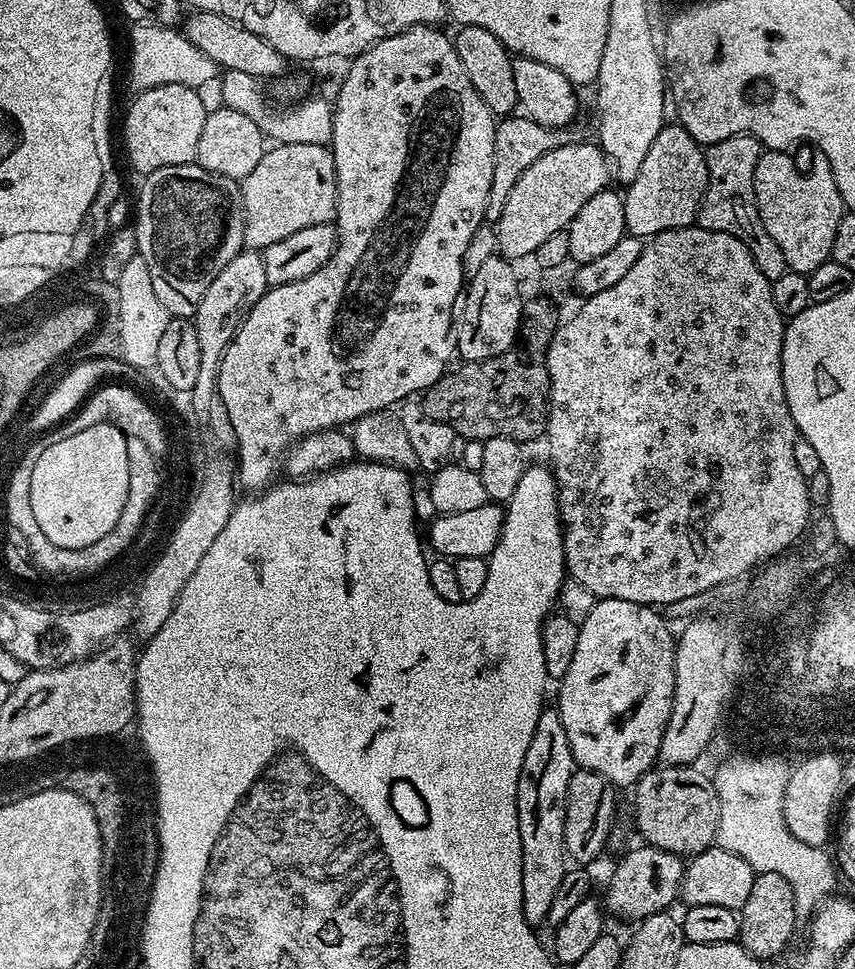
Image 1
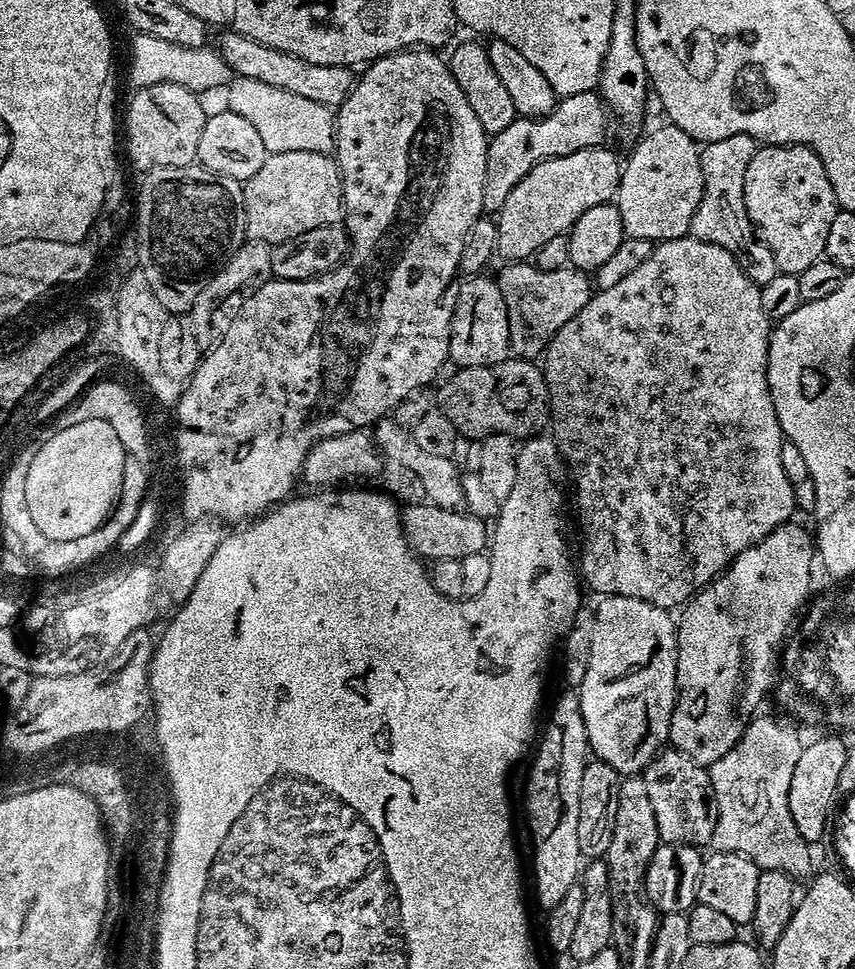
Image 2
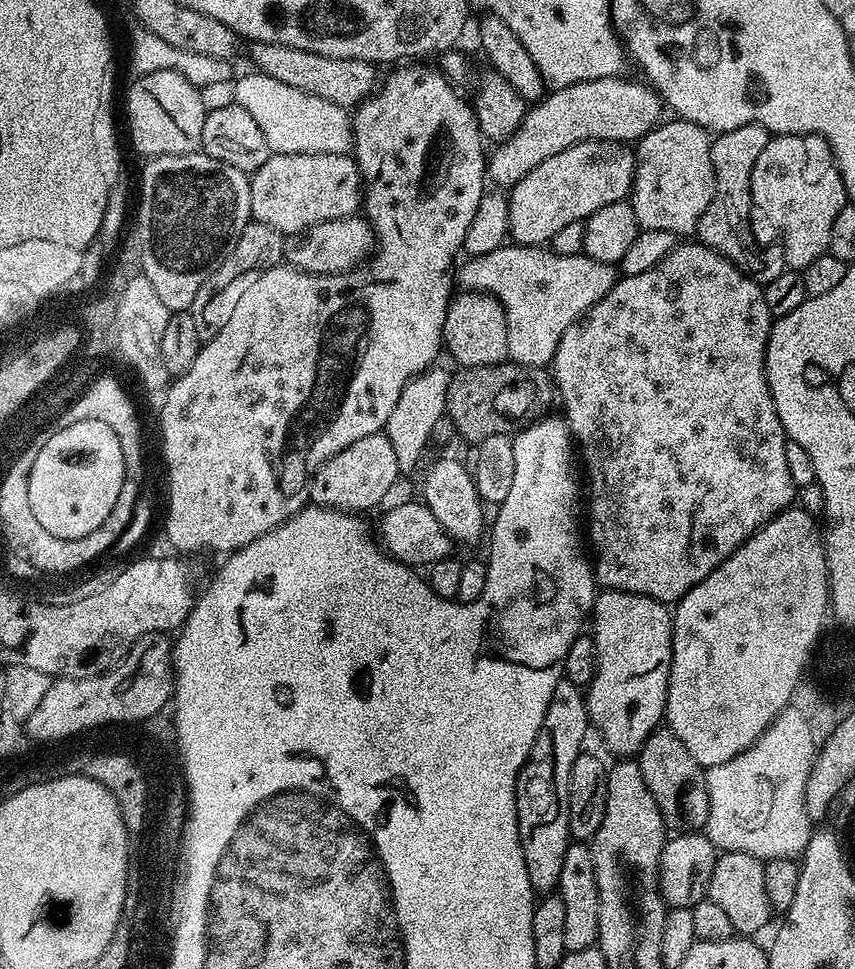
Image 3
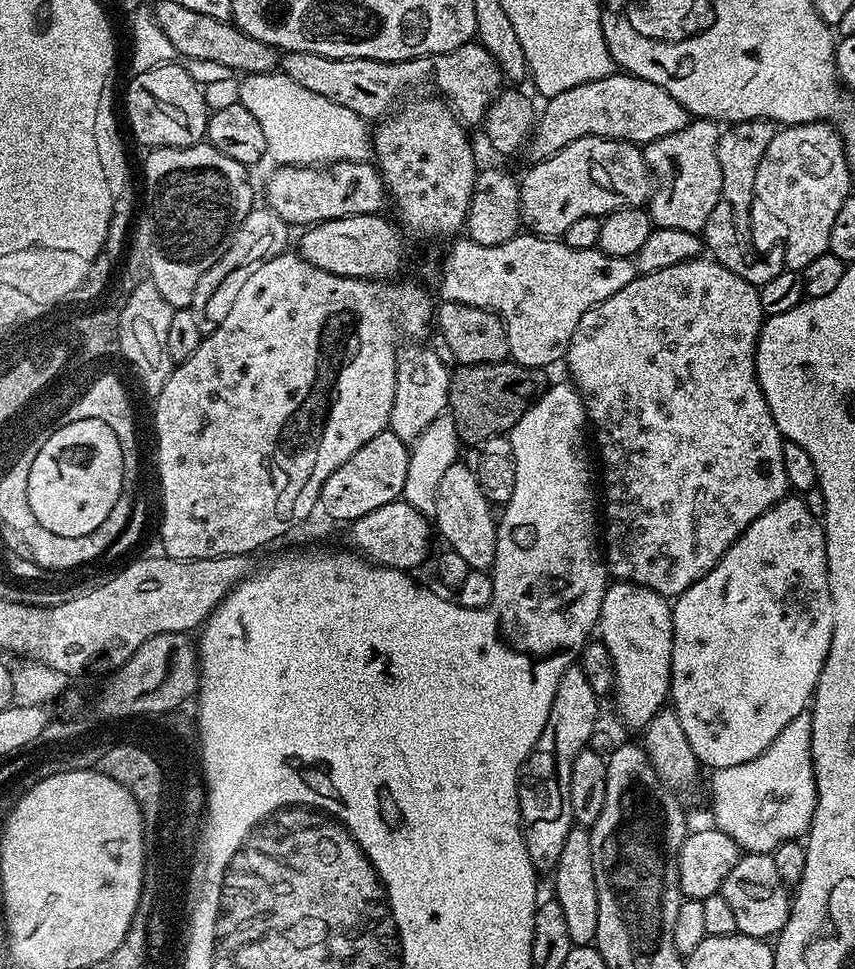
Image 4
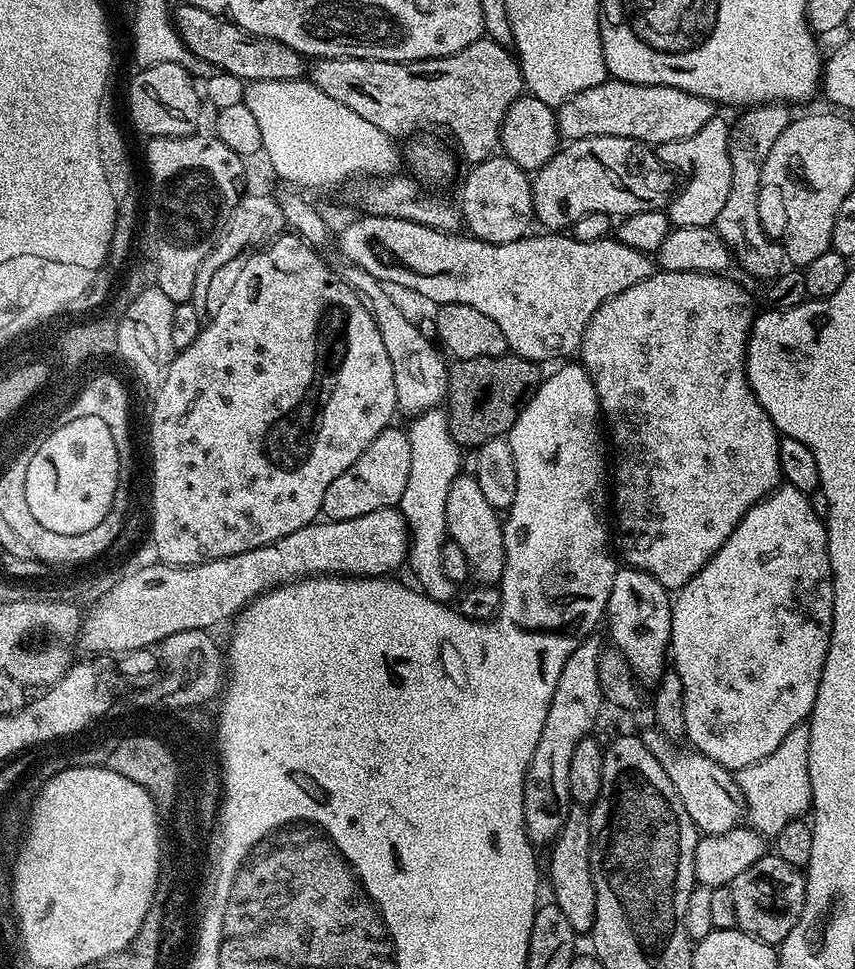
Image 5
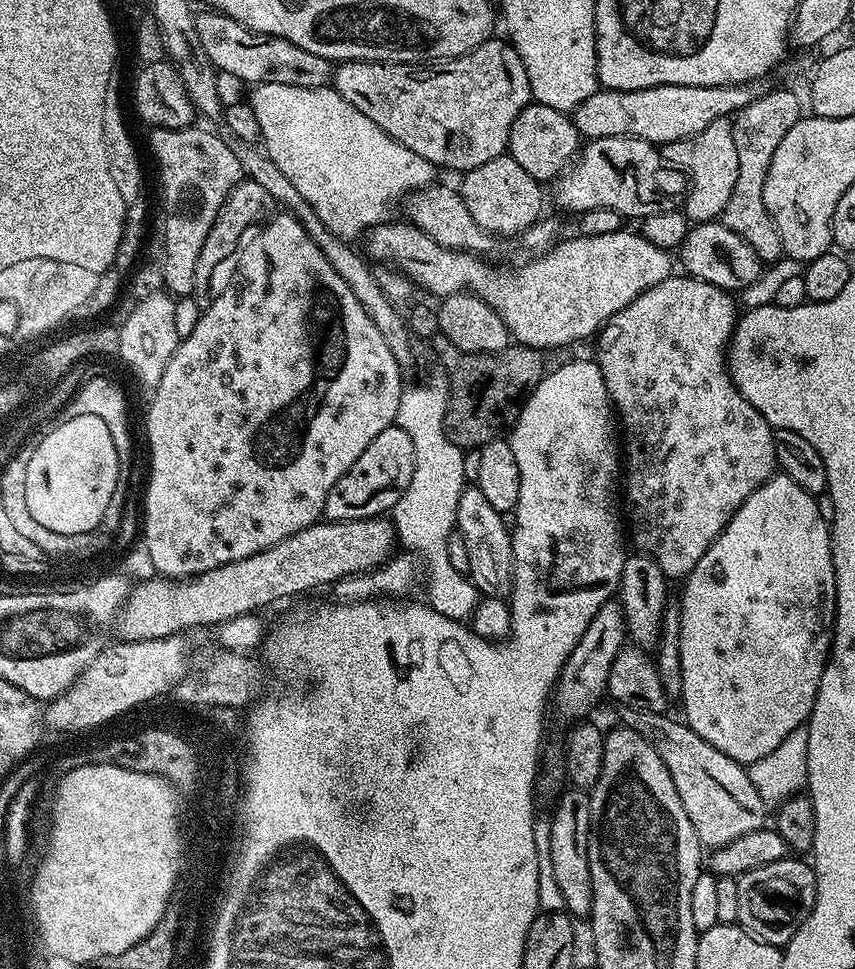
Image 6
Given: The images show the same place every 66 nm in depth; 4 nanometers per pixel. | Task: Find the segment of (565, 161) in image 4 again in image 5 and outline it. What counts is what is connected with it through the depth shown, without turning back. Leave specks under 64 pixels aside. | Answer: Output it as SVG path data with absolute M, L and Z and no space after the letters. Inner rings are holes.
M591 136L590 138L582 138L581 140L573 140L565 143L557 152L552 155L550 162L546 162L546 166L542 166L531 177L532 197L534 198L534 216L537 221L540 220L545 224L548 230L568 230L574 222L578 222L578 218L582 218L586 214L606 214L613 218L623 218L633 216L639 212L659 212L667 209L670 203L670 197L674 192L674 184L672 188L673 173L665 168L664 163L660 160L659 155L649 145L642 144L638 140L630 138L618 138L617 136Z

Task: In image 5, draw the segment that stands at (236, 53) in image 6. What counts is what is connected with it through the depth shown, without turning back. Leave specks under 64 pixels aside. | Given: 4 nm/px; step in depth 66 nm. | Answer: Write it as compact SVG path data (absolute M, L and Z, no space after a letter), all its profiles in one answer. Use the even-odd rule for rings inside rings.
M180 2L177 8L175 5L174 25L182 42L195 56L202 58L207 64L213 64L217 70L234 74L246 82L299 80L305 75L305 57L290 46L274 38L262 38L250 34L223 16L216 16L213 12L206 10L198 10L198 6L190 6L187 2Z

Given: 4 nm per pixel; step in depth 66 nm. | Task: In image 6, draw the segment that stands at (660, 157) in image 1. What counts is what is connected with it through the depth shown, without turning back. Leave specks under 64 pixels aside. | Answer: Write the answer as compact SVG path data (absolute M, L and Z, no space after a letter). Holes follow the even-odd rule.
M715 120L702 130L702 134L694 134L688 140L679 140L663 145L662 155L664 163L680 169L690 181L690 194L685 195L682 211L689 221L712 222L723 217L726 202L730 202L730 193L734 191L734 181L738 179L738 150L734 147L734 134L732 133L732 120Z

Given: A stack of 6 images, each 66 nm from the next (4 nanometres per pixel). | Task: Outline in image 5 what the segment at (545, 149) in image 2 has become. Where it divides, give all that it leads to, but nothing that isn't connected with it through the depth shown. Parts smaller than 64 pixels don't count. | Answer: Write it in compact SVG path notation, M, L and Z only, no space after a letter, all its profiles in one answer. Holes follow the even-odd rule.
M609 78L590 90L574 94L565 104L559 105L556 127L559 135L568 142L591 136L617 136L659 146L698 134L698 130L702 130L702 126L706 126L717 112L717 105L712 101L691 96L677 88L668 88L664 84L627 84Z

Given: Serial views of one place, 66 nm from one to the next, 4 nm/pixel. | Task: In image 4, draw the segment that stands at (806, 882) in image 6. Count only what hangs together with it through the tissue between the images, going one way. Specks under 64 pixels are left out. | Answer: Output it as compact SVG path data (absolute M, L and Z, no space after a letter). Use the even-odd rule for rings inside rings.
M744 854L739 862L726 874L719 895L726 898L730 910L734 910L736 930L742 936L775 938L786 926L792 909L789 885L780 879L771 855Z

